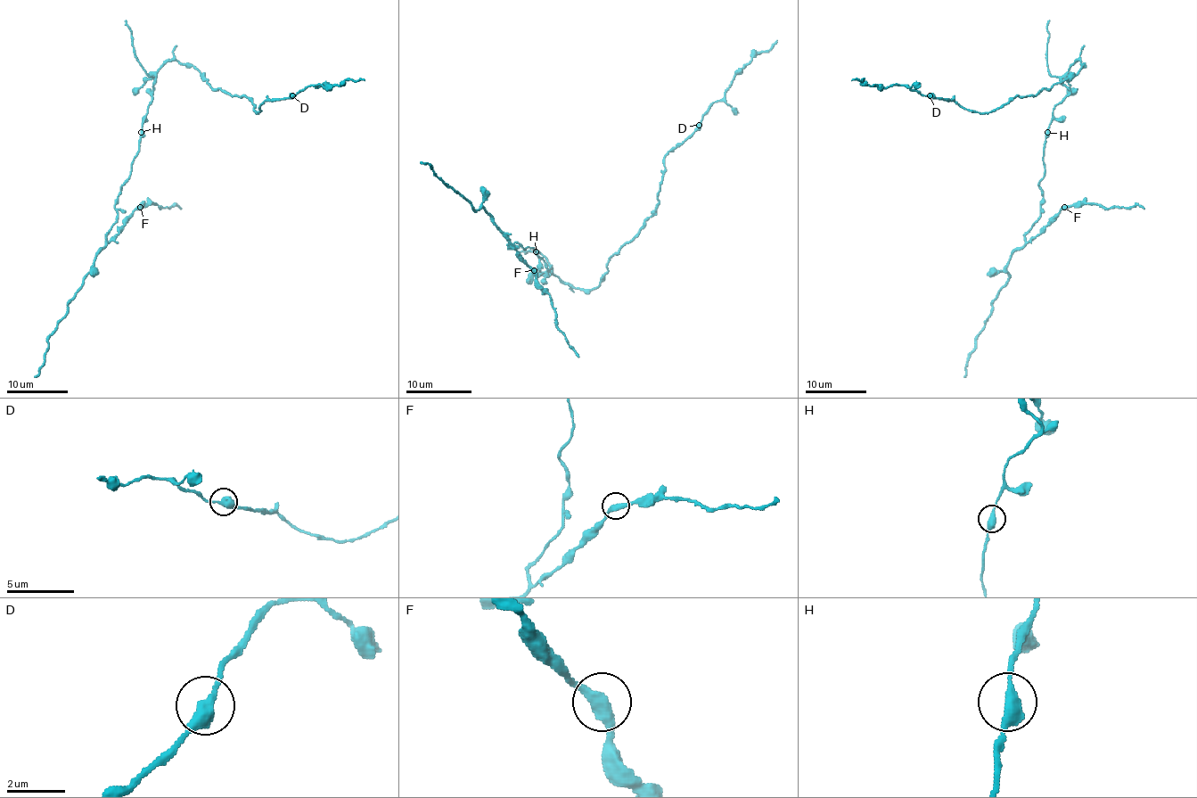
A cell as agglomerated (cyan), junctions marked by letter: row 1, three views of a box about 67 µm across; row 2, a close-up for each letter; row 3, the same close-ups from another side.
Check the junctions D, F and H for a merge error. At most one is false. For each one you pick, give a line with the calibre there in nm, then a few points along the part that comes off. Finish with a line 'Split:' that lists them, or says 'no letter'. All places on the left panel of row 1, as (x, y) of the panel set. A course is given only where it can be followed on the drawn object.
Split: no letter

